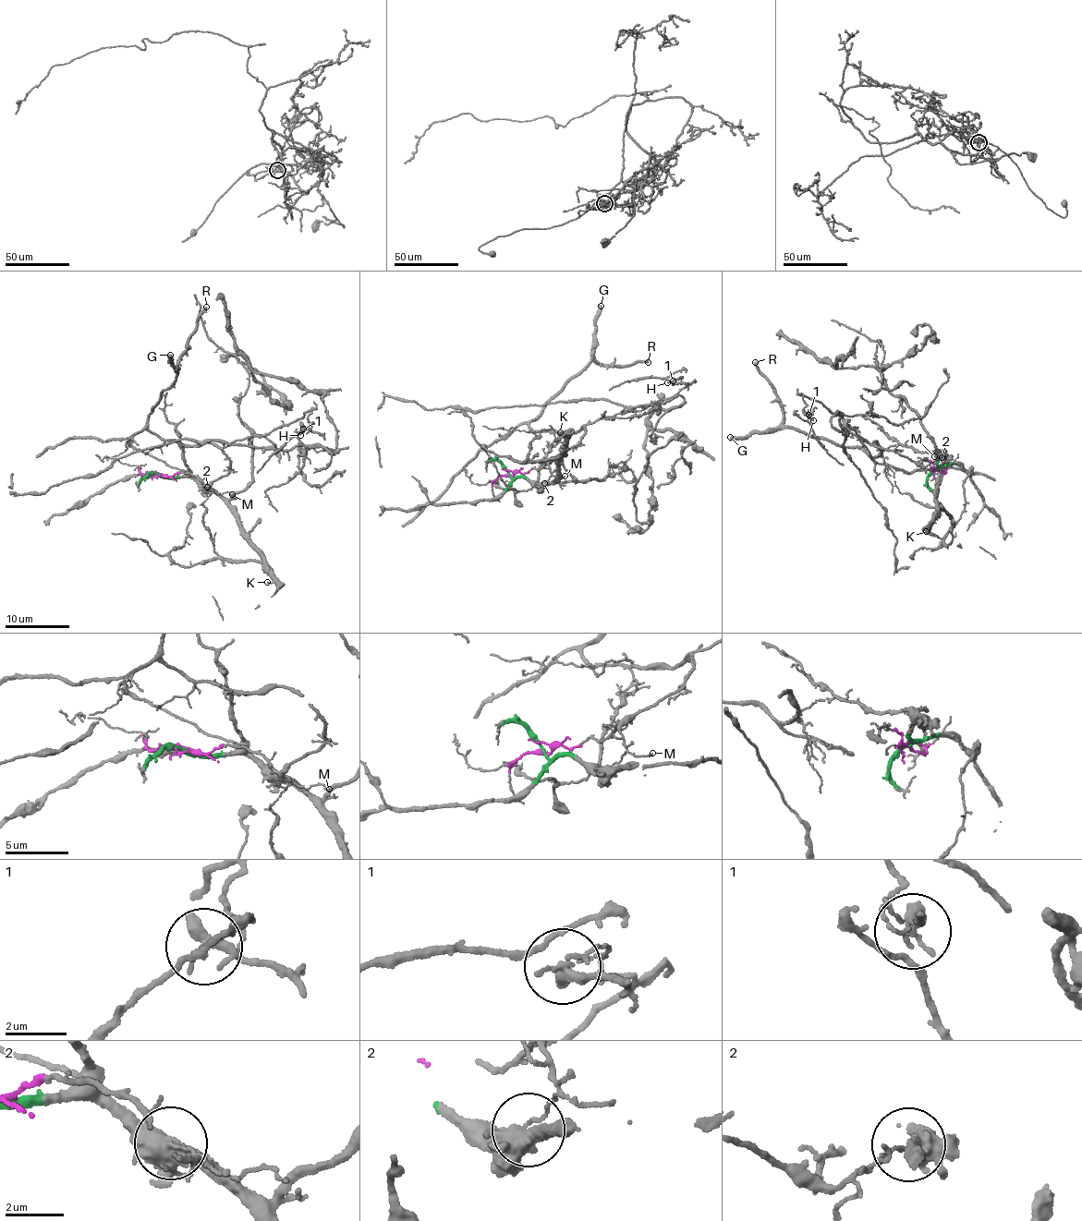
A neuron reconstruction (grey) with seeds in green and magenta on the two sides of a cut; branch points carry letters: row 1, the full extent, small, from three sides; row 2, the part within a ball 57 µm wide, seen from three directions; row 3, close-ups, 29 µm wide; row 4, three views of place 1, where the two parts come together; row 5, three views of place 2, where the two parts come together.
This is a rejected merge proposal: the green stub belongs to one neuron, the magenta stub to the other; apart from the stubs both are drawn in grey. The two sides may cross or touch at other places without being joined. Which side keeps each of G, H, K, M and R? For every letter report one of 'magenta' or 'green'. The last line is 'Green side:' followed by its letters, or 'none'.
G: magenta
H: magenta
K: green
M: magenta
R: magenta
Green side: K

